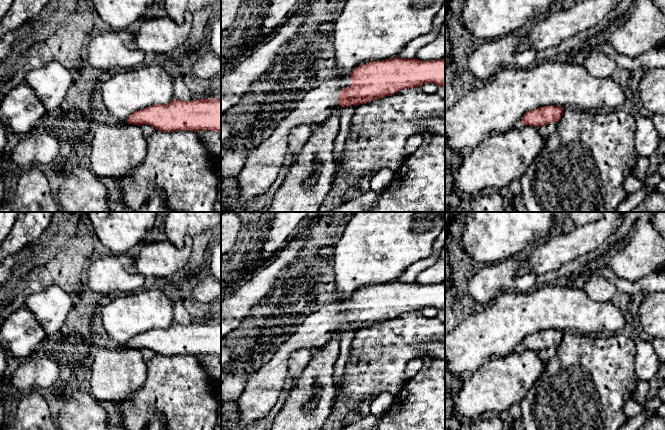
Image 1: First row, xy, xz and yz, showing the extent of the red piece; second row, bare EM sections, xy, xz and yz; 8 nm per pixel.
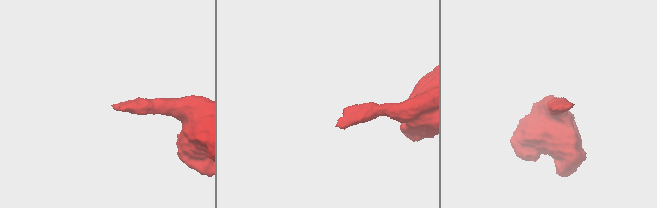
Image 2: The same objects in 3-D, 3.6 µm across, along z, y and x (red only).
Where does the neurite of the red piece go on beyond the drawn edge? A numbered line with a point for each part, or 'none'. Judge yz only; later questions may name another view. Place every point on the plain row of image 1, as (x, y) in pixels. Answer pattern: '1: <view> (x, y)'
none

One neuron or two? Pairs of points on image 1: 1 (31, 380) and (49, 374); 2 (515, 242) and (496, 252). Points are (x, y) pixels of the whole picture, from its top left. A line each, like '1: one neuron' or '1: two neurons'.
1: one neuron
2: one neuron

